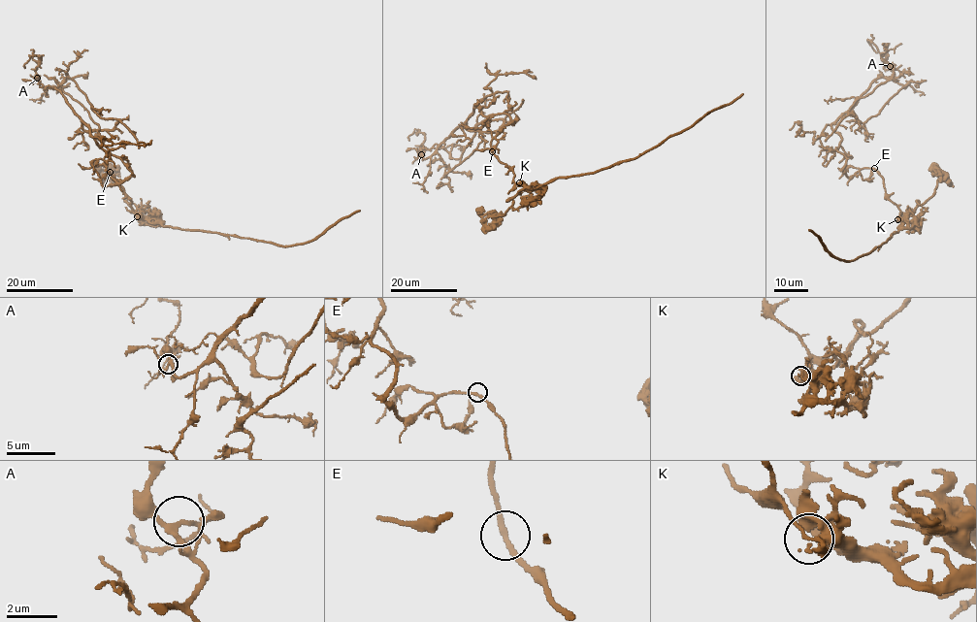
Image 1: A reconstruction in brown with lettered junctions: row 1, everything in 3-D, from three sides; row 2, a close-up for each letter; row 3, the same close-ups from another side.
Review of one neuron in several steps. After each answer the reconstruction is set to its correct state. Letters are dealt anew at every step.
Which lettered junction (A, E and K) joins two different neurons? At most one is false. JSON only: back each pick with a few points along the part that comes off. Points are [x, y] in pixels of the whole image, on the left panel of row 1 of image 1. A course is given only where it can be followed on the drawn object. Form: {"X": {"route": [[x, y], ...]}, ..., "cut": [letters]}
{"K": {"route": [[137, 217], [109, 175], [119, 182], [129, 163], [82, 127], [119, 122], [101, 118], [66, 72], [87, 50]]}, "cut": ["K"]}

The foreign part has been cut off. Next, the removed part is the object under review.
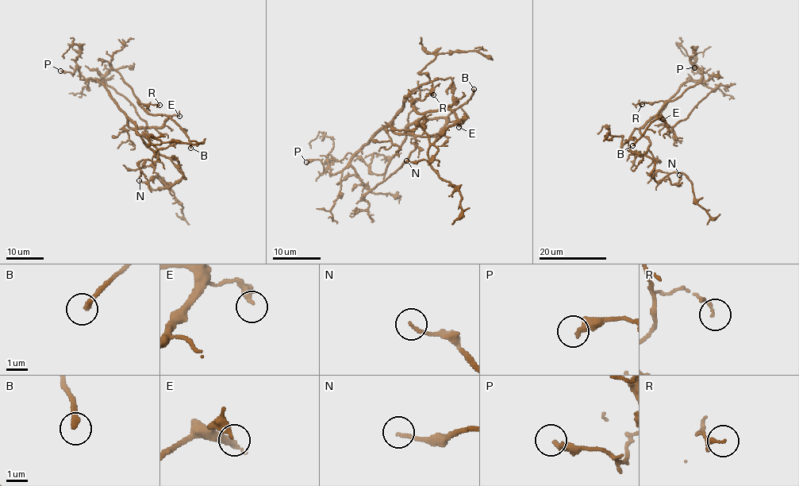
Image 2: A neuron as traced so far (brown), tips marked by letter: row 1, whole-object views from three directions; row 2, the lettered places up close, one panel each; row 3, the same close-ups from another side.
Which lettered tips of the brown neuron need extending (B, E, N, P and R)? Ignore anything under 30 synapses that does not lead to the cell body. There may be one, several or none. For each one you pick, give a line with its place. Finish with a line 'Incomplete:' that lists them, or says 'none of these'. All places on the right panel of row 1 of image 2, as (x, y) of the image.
B: at (632, 145)
Incomplete: B

